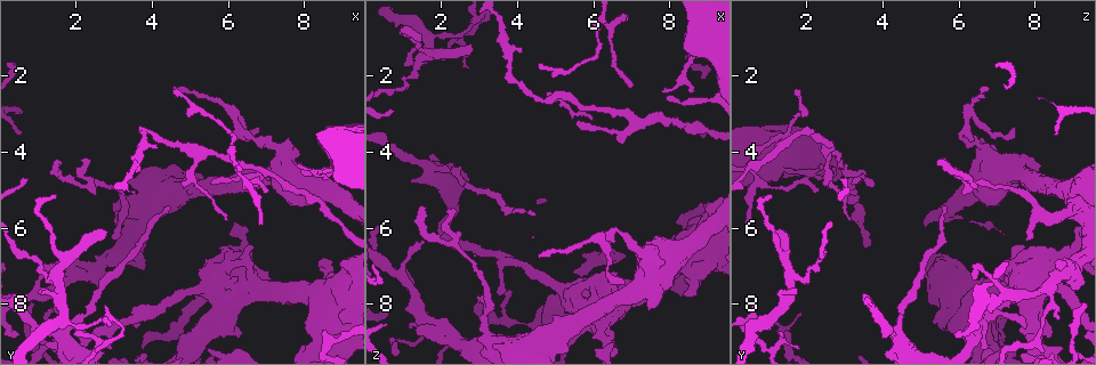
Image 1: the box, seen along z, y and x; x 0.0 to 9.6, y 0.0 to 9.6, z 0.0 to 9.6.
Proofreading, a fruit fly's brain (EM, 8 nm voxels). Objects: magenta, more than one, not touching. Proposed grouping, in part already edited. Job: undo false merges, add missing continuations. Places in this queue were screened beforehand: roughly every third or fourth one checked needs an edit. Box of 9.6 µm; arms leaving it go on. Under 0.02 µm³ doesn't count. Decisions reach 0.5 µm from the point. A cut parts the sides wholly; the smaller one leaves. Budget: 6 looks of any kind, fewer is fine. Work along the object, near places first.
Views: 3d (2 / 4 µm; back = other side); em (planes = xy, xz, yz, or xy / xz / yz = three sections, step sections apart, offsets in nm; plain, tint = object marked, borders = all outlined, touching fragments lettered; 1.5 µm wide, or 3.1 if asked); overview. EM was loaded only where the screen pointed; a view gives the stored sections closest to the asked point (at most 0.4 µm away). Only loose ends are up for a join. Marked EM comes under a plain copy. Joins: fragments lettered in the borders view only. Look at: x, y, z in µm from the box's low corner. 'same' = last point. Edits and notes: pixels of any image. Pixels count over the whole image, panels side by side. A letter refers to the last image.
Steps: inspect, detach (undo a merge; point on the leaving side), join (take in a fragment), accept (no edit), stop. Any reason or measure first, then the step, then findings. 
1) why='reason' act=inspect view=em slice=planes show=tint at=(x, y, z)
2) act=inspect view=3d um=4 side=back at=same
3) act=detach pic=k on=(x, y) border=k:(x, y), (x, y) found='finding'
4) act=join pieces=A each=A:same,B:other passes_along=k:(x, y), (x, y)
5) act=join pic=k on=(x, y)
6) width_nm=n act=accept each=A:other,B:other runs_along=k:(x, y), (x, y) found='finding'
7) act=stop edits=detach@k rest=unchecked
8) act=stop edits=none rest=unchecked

act=inspect view=em slice=planes show=borders at=(4.65, 2.45, 1.65)

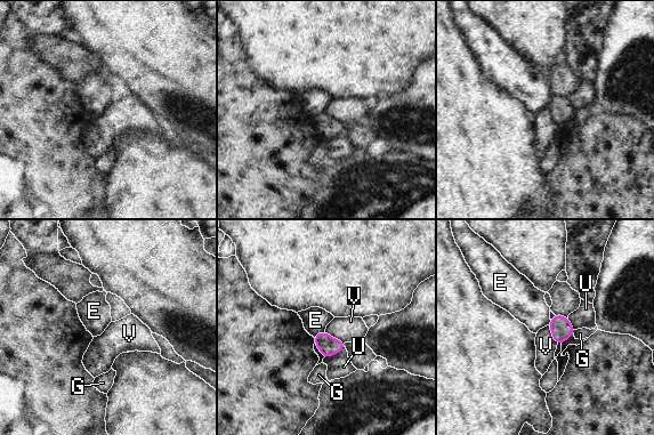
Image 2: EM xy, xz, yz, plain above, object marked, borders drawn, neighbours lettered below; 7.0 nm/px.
width_nm=140 act=accept each=E:other,G:other,U:other,V:other border=2:(324, 331), (344, 343) found='none of them fits'

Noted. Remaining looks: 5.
why='an open end' act=inspect view=3d um=2 side=back at=(2.70, 6.05, 1.15)

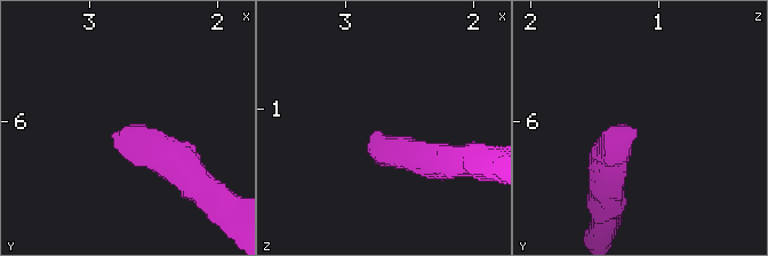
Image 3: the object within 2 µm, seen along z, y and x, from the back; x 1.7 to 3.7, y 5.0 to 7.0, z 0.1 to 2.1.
why='shape alone is not enough' act=inspect view=em slice=planes show=borders at=(2.76, 6.08, 1.18)

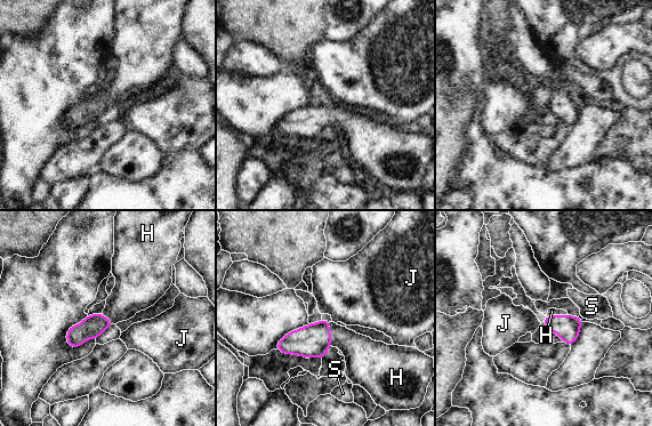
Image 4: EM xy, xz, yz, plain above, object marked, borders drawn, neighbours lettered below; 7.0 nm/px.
width_nm=160 act=join pieces=H each=H:same,J:other,S:other passes_along=4:(313, 340), (330, 334), (360, 352) found='it goes on there'

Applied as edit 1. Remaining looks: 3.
why='see it whole again' act=inspect view=overview

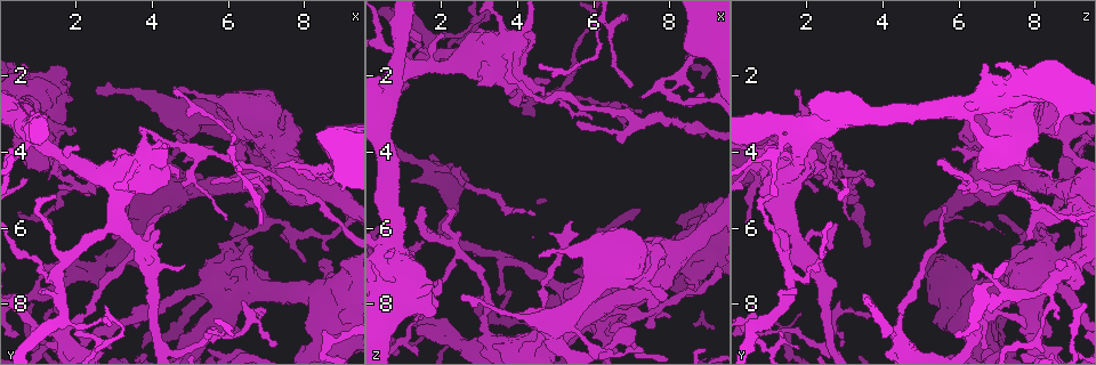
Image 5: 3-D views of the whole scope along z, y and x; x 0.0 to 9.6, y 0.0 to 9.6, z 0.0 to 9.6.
act=inspect view=em slice=xy step=4 show=borders at=(5.95, 5.75, 3.15)

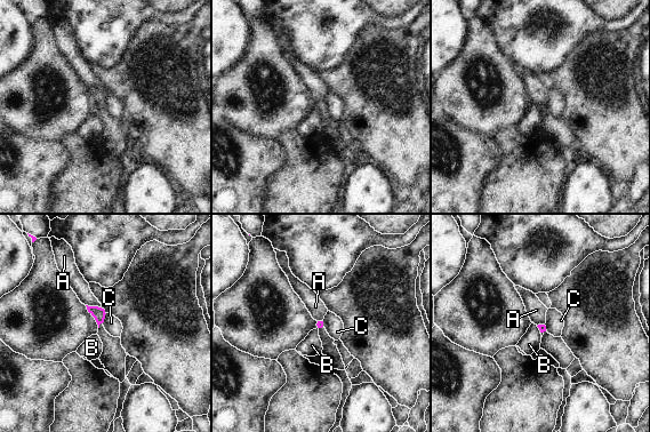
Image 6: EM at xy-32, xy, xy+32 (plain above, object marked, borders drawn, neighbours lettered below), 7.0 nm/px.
act=accept each=A:other,B:other,C:other border=6:(86, 304), (101, 306) found='none of them fits'

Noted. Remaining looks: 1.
act=stop edits=join@4 rest=unchecked

